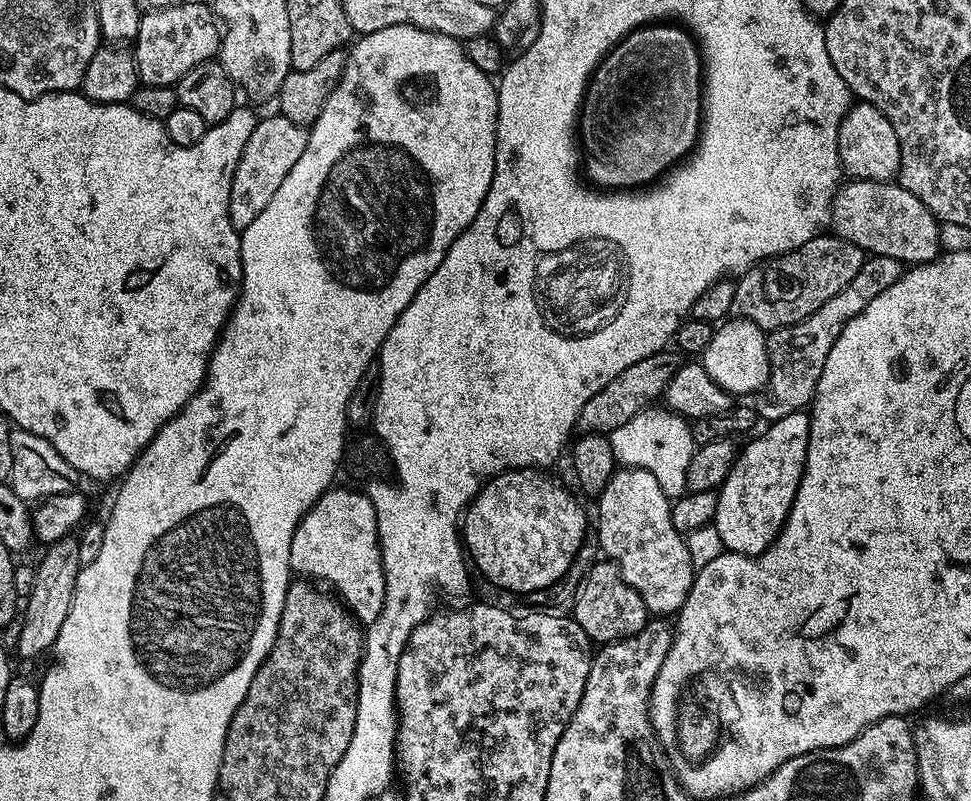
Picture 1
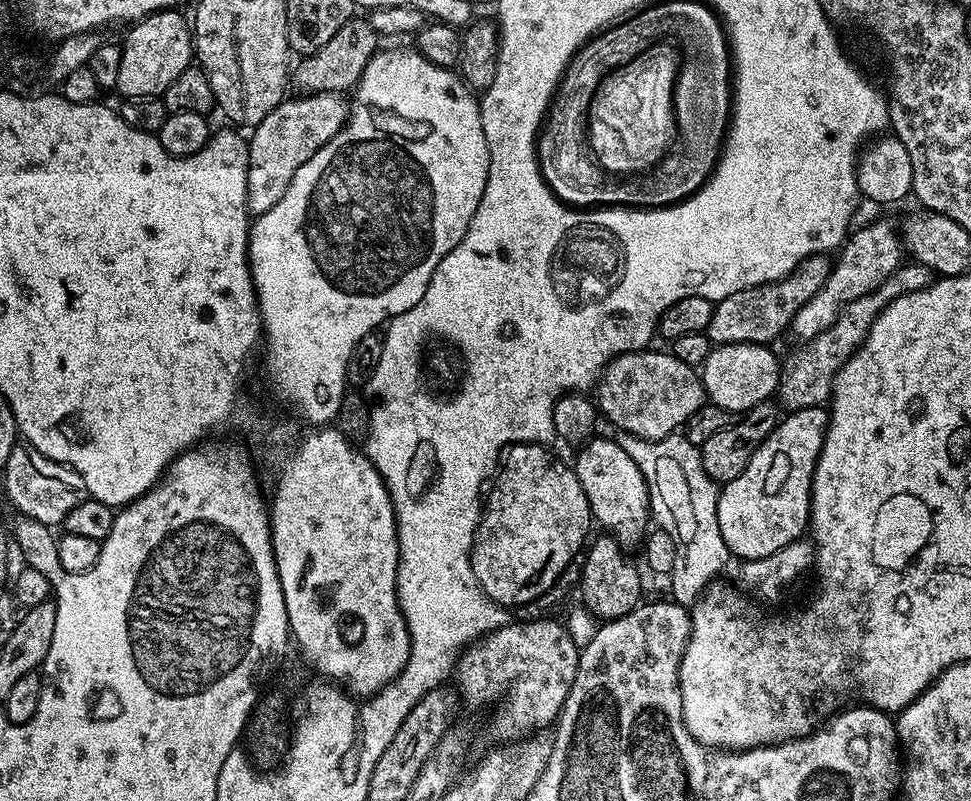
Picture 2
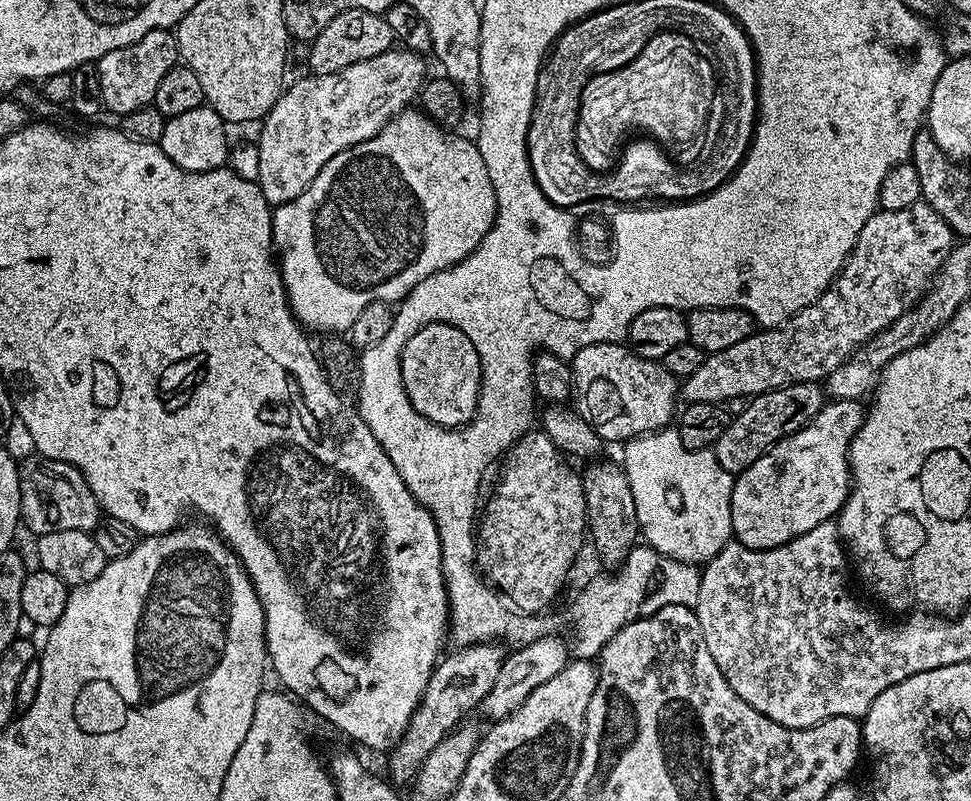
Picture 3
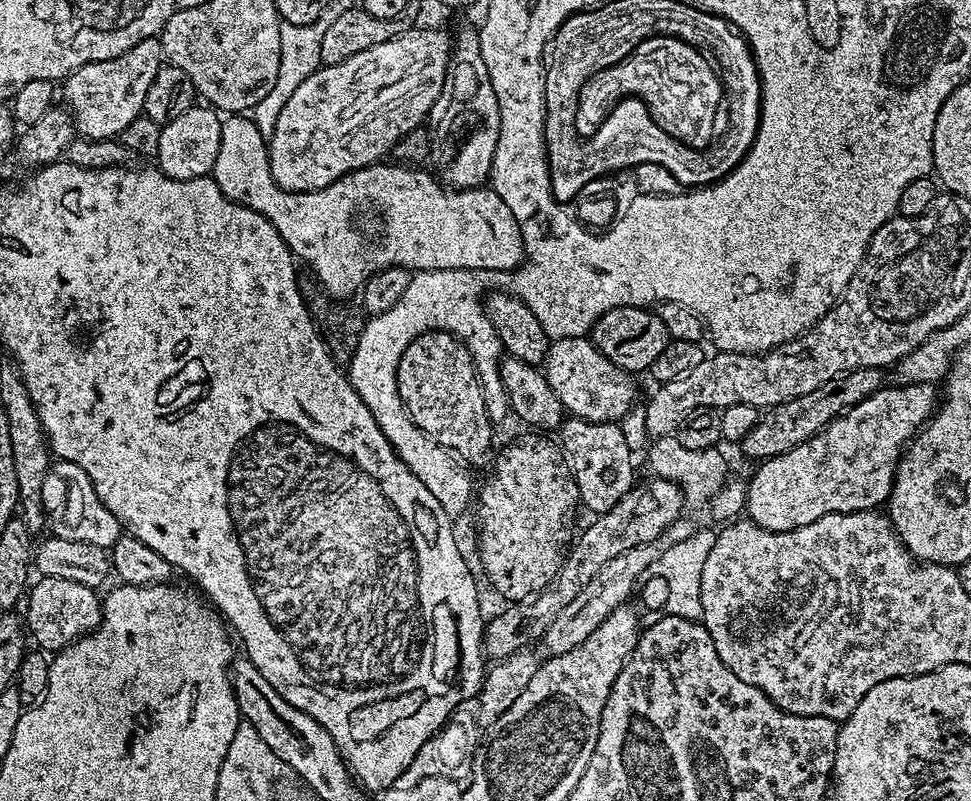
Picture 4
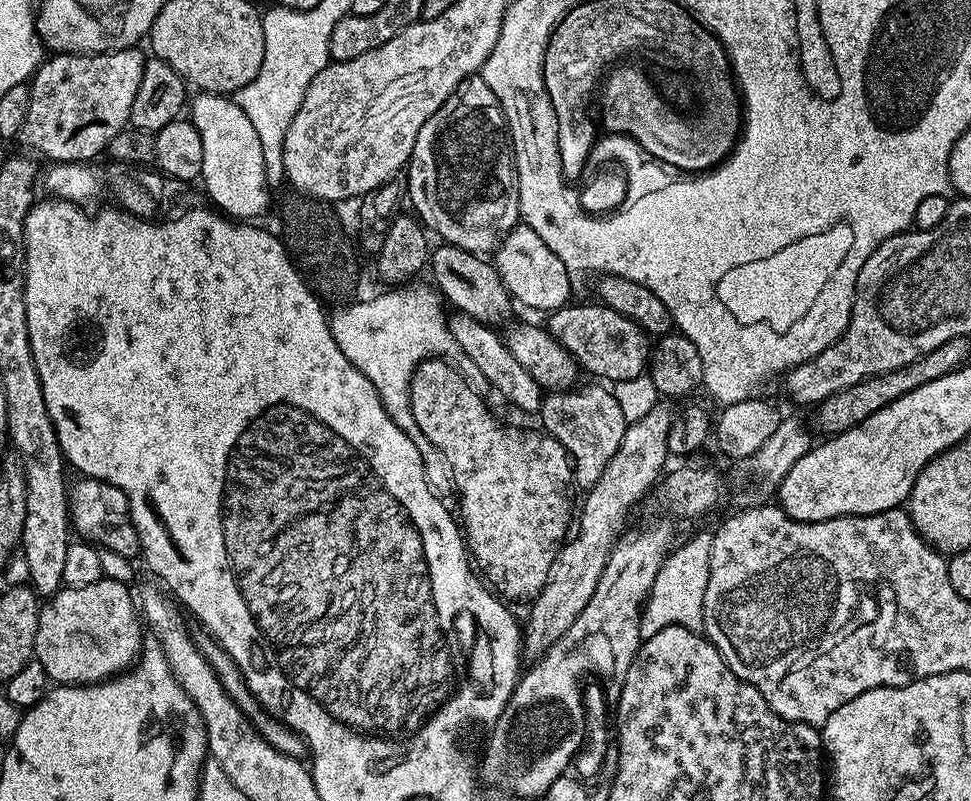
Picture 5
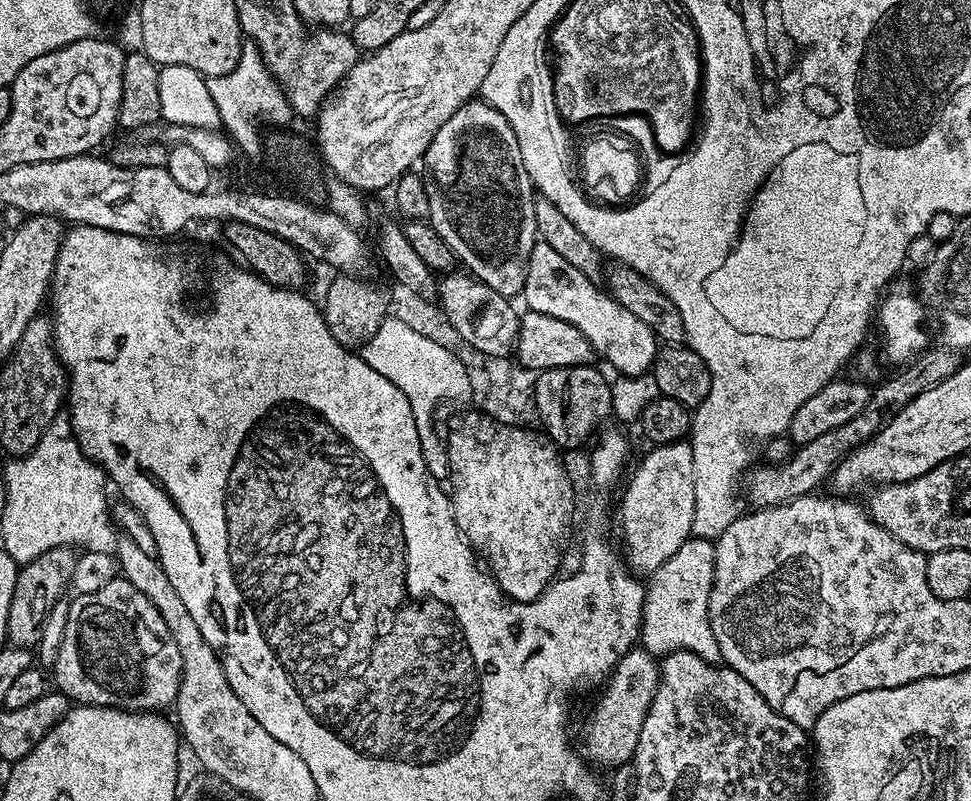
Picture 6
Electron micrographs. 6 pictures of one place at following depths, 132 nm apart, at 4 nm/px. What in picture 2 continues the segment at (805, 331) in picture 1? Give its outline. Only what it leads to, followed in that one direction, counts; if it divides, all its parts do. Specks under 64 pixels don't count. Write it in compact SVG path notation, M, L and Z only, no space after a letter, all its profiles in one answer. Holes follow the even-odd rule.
M904 262L873 292L847 304L829 328L822 330L812 340L796 346L800 348L794 349L788 357L783 357L780 366L779 403L788 410L818 408L827 405L832 395L832 383L836 381L838 370L856 353L880 311L890 302L894 302L894 298L902 298L902 294L922 290L927 284L931 284L933 279L934 274L924 264Z

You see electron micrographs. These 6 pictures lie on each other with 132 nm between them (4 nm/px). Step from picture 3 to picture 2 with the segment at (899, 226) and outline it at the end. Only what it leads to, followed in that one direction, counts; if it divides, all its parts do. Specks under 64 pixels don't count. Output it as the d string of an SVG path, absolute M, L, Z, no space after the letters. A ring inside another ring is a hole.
M876 220L865 228L858 228L845 239L839 249L840 257L835 257L822 290L818 290L818 294L814 294L814 298L810 298L810 302L806 302L806 306L794 314L790 332L797 336L797 341L810 341L822 330L829 328L847 304L873 292L886 278L890 278L890 274L894 274L894 270L905 259L906 253L897 225L895 228L888 220Z

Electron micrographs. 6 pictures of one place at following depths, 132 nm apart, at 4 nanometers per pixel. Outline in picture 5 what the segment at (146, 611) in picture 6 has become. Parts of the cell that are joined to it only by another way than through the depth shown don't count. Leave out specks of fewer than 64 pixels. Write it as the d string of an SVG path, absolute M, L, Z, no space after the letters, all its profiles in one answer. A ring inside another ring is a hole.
M105 578L90 586L61 587L43 601L34 658L42 662L49 681L60 686L87 686L131 669L145 643L140 633L142 616L132 590Z

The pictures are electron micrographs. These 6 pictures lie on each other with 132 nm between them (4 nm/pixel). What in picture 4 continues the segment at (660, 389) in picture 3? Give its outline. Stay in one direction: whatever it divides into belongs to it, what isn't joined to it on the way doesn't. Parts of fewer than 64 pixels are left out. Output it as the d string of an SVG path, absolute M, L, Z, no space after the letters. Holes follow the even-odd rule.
M588 336L553 340L542 365L550 390L558 394L565 413L578 420L590 422L620 422L636 400L636 384L633 373L614 366L596 349Z

